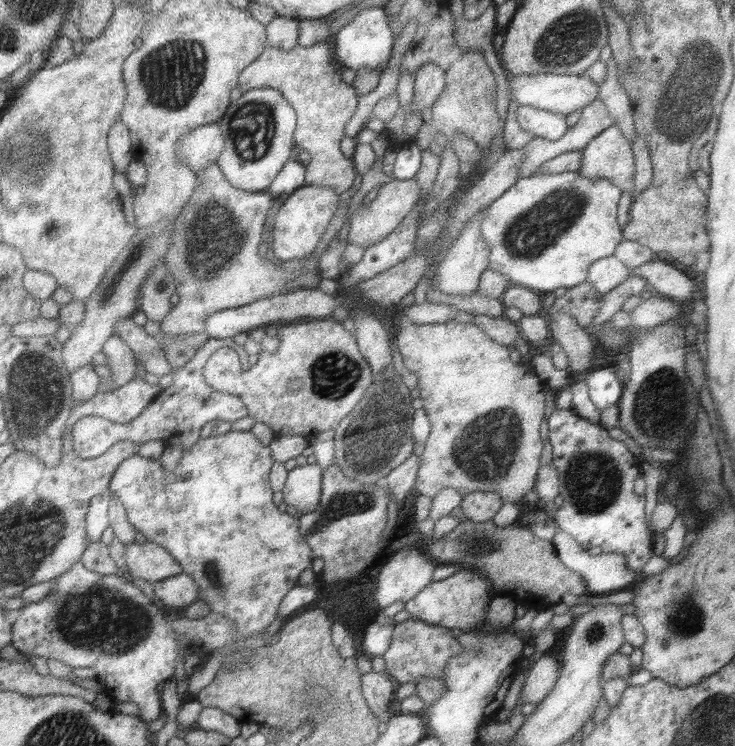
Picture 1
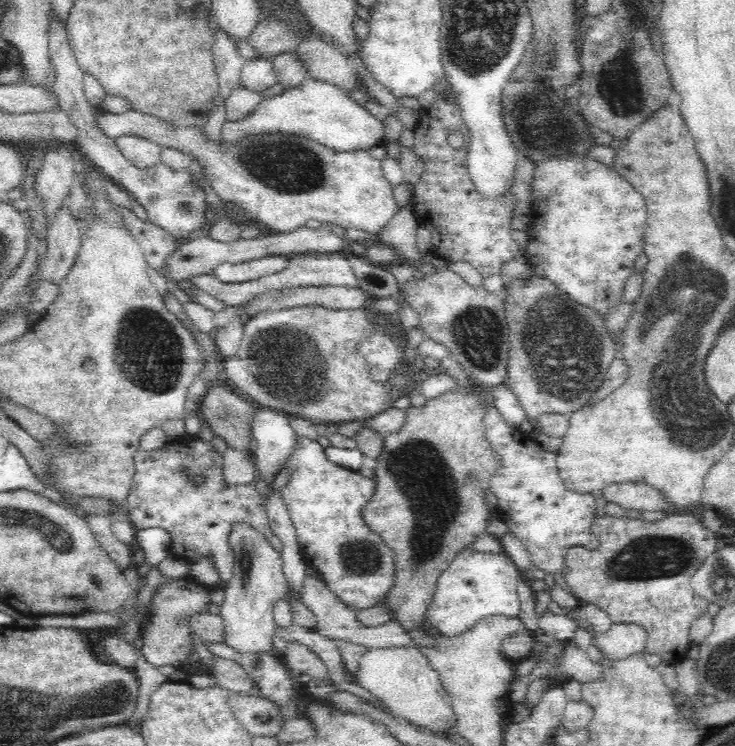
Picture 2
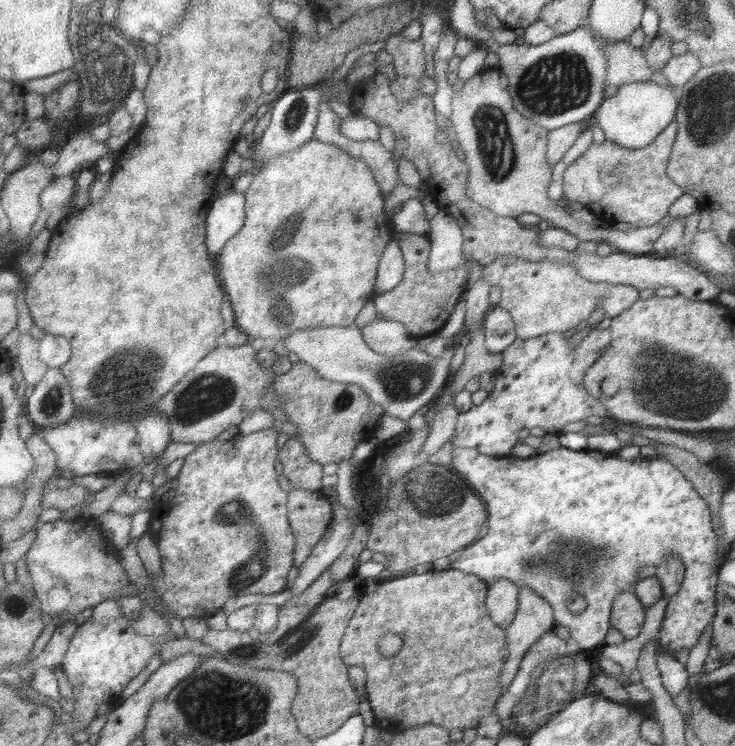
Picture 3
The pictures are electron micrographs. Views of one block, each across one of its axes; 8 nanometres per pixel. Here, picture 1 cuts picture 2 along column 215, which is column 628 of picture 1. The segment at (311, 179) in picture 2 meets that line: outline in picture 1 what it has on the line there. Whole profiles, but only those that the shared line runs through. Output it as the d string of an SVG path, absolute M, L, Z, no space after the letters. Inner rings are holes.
M613 124L609 128L605 128L597 138L593 138L583 150L581 150L583 158L581 158L581 168L579 172L587 178L607 178L611 184L619 186L623 192L631 190L635 194L635 182L633 182L633 174L635 174L635 156L631 150L631 142L621 134L621 130Z

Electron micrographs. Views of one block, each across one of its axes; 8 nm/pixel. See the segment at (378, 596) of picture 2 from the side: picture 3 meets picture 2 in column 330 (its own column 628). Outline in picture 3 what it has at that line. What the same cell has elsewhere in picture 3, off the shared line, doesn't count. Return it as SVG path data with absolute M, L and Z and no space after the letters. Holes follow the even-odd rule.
M455 446L453 470L467 478L467 482L479 490L479 498L487 502L489 530L483 538L479 538L479 542L475 542L475 546L467 546L467 550L451 562L451 568L475 574L489 586L499 580L527 586L553 608L555 626L565 626L581 652L603 646L611 628L613 600L637 586L637 572L643 566L659 566L667 556L675 556L683 562L685 578L681 590L667 602L659 634L655 638L657 644L675 656L681 648L695 648L699 636L713 622L717 614L715 590L719 584L719 558L715 556L717 536L711 526L711 512L693 484L671 462L657 460L657 456L625 462L617 456L617 452L587 448L553 448L529 458L517 458L511 454L491 458L475 452L473 448ZM575 594L581 594L587 602L587 608L579 614L571 614L567 608L567 600Z

